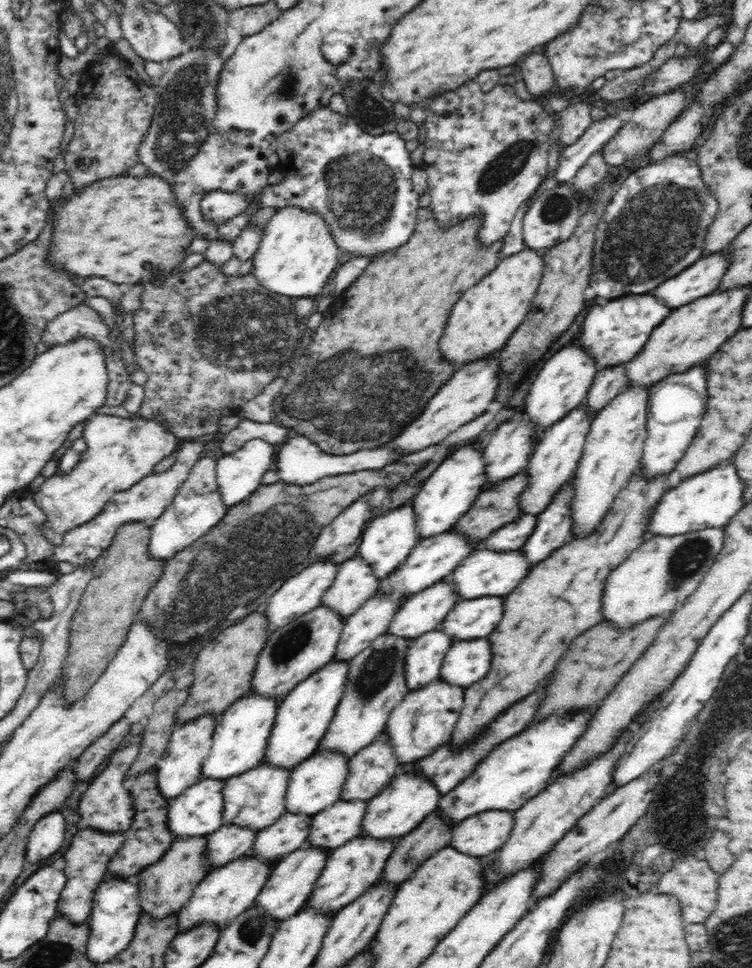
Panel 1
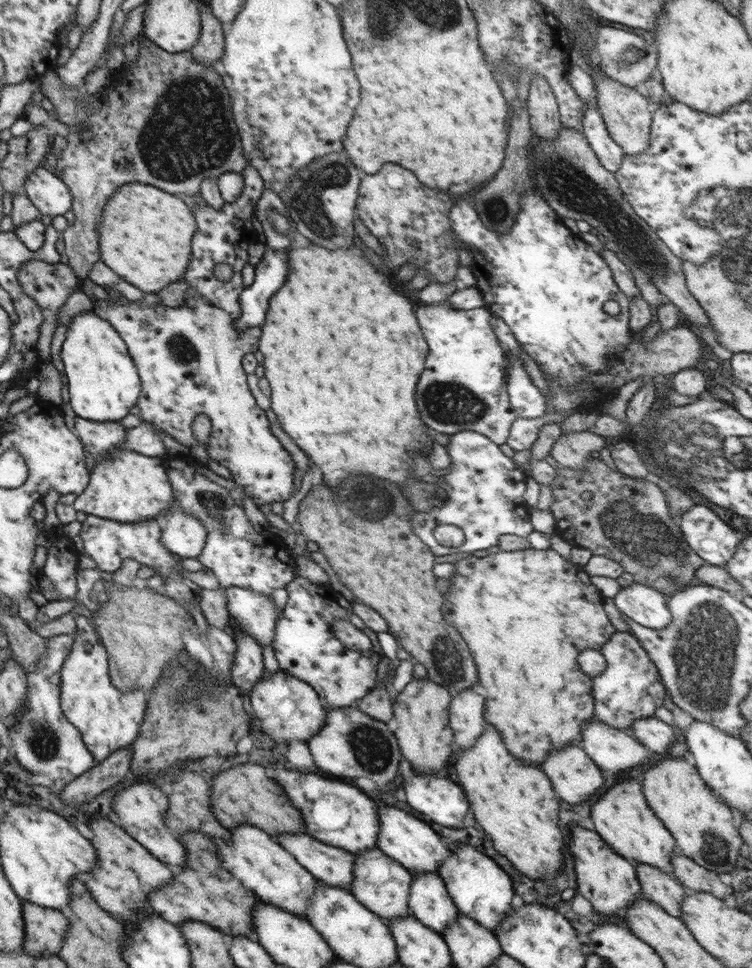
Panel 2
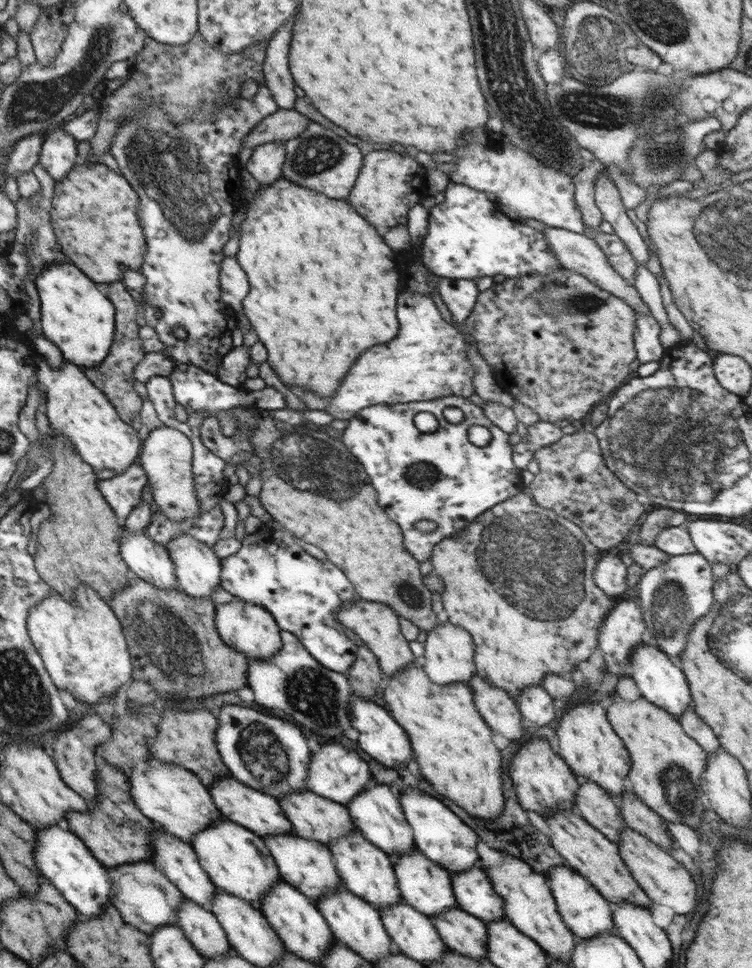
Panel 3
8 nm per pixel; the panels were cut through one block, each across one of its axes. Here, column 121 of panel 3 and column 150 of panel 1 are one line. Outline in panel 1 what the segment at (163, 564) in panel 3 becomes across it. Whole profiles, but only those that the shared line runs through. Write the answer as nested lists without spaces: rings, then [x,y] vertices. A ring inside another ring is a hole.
[[[207,457],[200,458],[194,464],[188,478],[182,483],[172,505],[168,506],[157,519],[151,521],[150,554],[154,555],[155,559],[174,558],[177,552],[208,534],[210,529],[214,529],[227,516],[229,508],[223,502],[223,496],[219,492],[216,466],[216,460]]]

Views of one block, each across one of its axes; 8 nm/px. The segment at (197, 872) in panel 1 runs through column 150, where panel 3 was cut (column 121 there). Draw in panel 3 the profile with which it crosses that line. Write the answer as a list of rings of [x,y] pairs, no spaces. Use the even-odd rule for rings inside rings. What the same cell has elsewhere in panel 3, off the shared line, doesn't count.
[[[138,861],[107,867],[107,870],[111,879],[111,903],[127,923],[148,936],[162,926],[177,925],[178,908],[182,906],[184,895],[153,862]]]

